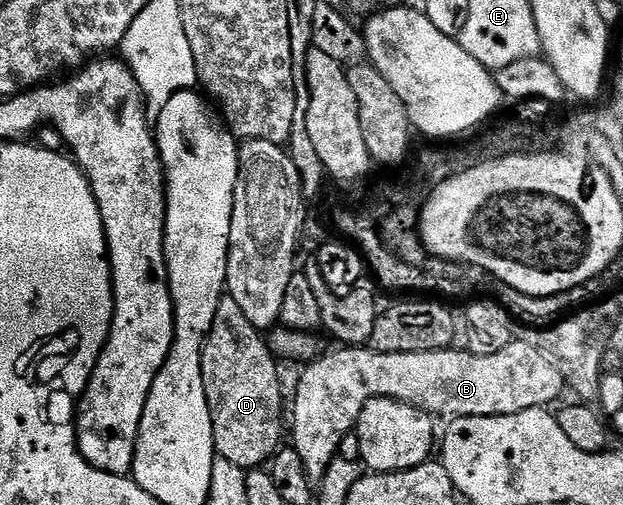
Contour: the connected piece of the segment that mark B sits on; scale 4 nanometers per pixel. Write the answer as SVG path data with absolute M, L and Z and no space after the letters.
M513 341L506 348L502 348L502 352L494 352L493 354L474 354L467 348L461 348L461 350L456 350L457 348L447 348L412 352L386 352L385 354L380 354L378 351L365 348L360 344L348 344L340 349L344 350L329 349L327 352L321 354L316 361L307 363L307 365L301 369L304 371L300 374L300 383L296 386L296 395L294 395L293 398L291 395L290 398L290 446L291 449L298 452L298 456L302 456L302 464L306 468L309 480L314 484L318 484L326 476L326 470L330 468L330 464L339 455L340 441L347 433L355 431L358 416L370 398L396 398L400 402L417 406L419 410L423 410L426 414L433 416L439 416L439 414L441 414L444 420L451 420L454 418L473 418L474 416L482 416L483 418L486 416L506 416L507 414L517 414L523 410L548 408L553 405L551 402L554 401L563 390L566 390L564 375L560 373L560 367L556 365L555 361L549 358L544 351L538 349L537 346L531 346L525 342Z

